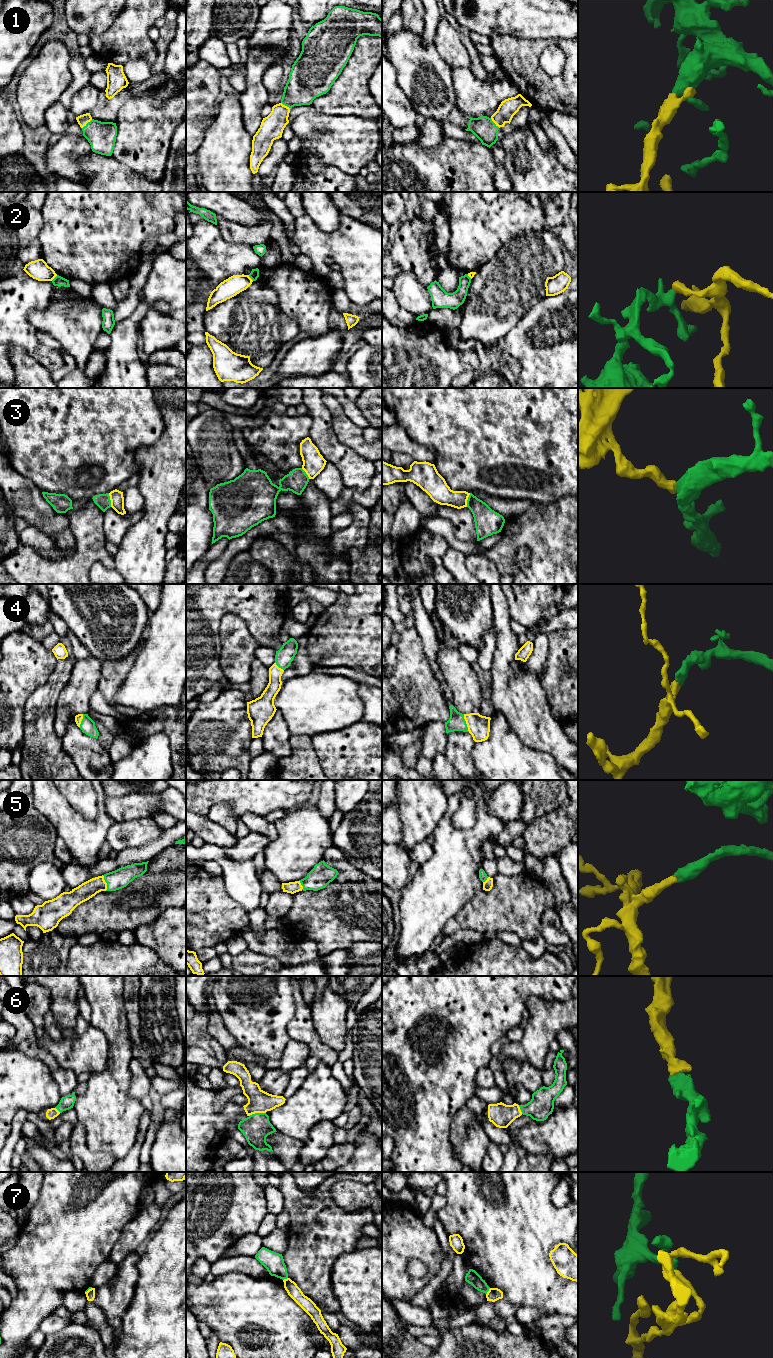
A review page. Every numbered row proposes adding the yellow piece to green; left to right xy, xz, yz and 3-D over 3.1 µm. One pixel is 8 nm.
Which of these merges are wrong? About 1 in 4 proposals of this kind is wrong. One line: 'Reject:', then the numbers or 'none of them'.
Reject: 2, 3, 7

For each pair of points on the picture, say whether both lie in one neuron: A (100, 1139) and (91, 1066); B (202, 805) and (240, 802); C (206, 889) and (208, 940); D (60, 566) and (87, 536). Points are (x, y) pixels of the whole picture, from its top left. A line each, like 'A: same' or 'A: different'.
A: different
B: same
C: same
D: same

